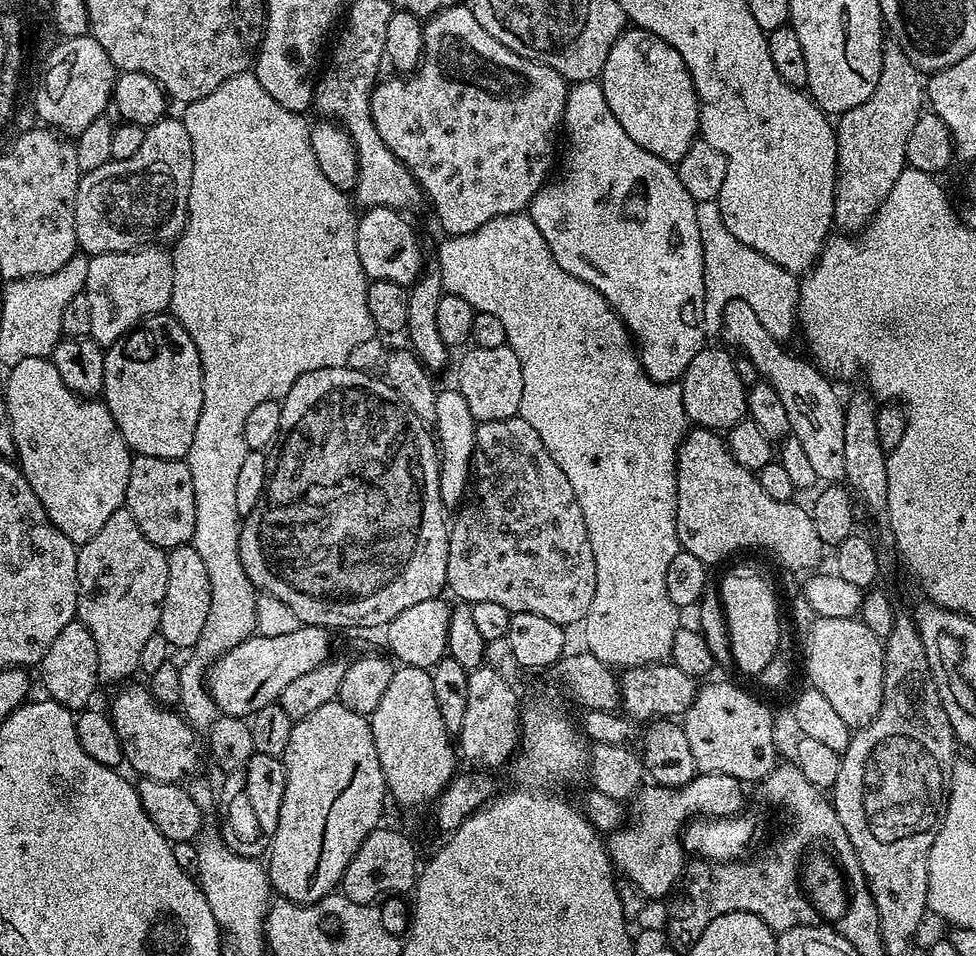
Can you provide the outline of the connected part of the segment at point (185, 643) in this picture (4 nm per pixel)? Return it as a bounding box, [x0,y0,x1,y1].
[160,543,210,649]

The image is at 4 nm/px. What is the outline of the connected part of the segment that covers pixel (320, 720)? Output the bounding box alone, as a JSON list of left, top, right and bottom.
[266,702,386,904]

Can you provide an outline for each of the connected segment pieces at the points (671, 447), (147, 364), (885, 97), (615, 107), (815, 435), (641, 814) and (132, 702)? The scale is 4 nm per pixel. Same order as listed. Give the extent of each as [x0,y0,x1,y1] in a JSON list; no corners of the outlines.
[[434,214,690,670],[102,314,204,460],[834,42,926,234],[598,27,700,166],[720,300,846,482],[606,772,746,898],[110,683,202,784]]

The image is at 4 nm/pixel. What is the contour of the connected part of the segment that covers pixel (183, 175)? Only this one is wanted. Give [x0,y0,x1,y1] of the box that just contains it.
[74,114,194,257]

